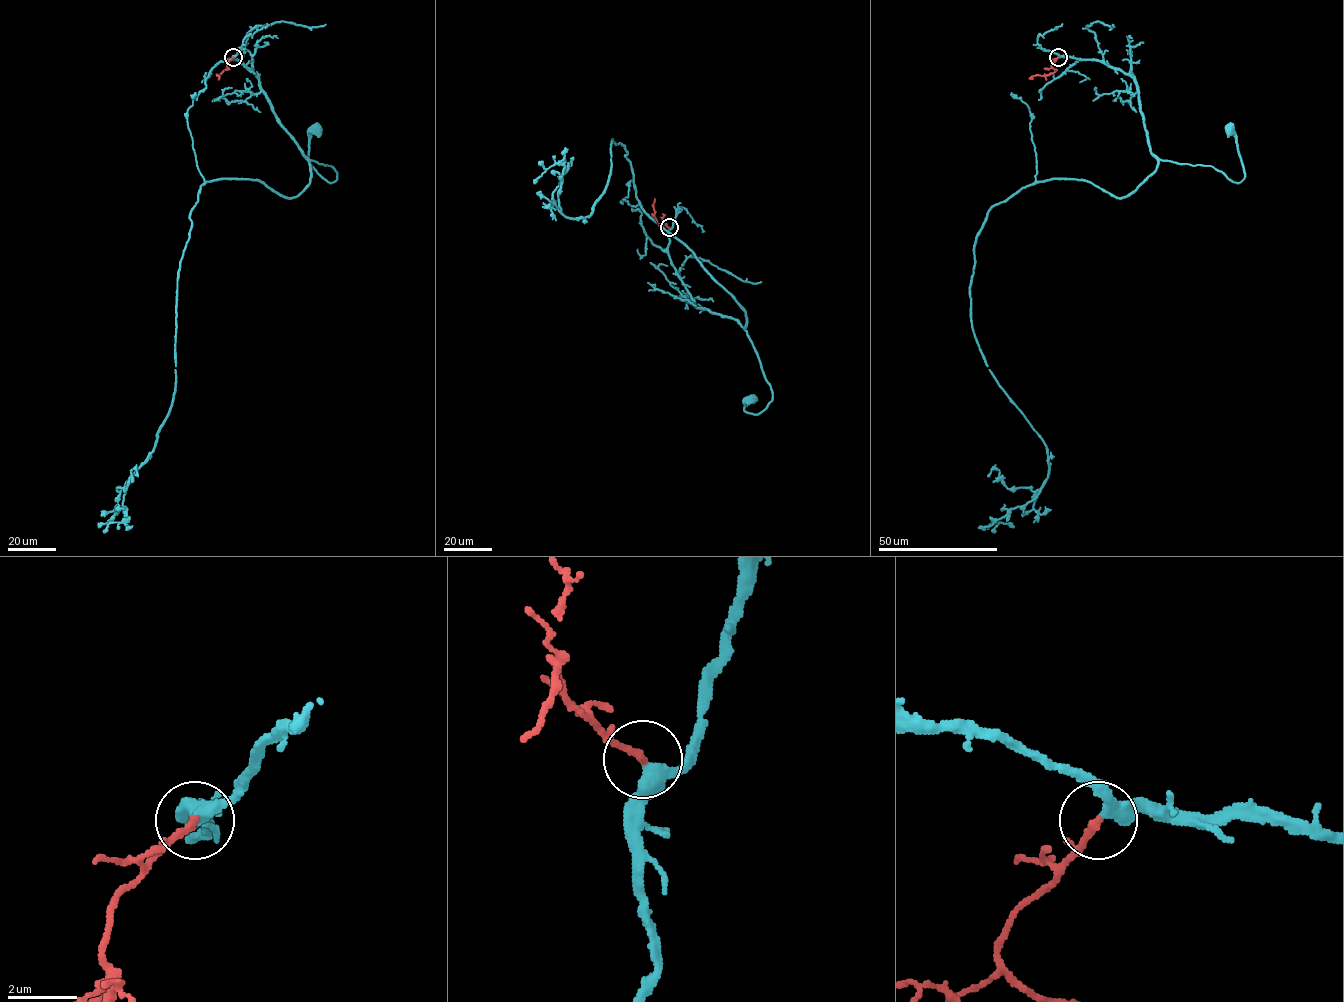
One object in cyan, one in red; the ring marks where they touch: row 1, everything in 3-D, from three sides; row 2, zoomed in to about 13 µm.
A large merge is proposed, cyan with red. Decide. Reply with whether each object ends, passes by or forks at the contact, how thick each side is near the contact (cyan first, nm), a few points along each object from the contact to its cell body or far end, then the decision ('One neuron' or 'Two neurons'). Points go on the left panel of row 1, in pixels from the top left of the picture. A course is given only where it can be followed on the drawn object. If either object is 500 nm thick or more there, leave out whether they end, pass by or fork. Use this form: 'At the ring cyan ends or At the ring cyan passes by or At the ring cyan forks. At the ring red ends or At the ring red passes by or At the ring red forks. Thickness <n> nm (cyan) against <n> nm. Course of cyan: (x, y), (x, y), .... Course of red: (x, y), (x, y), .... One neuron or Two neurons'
At the ring cyan passes by. At the ring red ends. Thickness 360 nm (cyan) against 200 nm. Course of cyan: (233, 56), (258, 78), (277, 122), (300, 151), (336, 171), (334, 182), (309, 162), (308, 133), (316, 129). Course of red: (233, 57), (226, 69), (218, 75), (219, 78). One neuron

